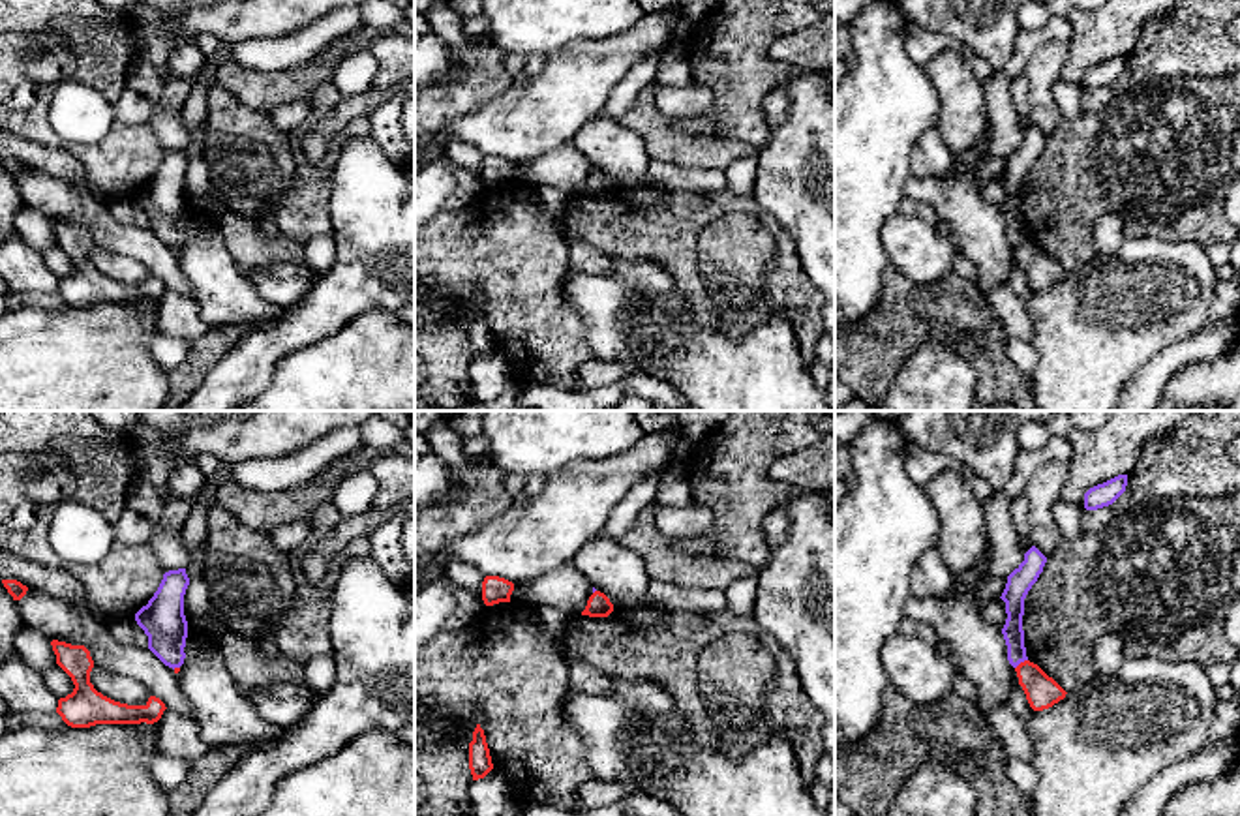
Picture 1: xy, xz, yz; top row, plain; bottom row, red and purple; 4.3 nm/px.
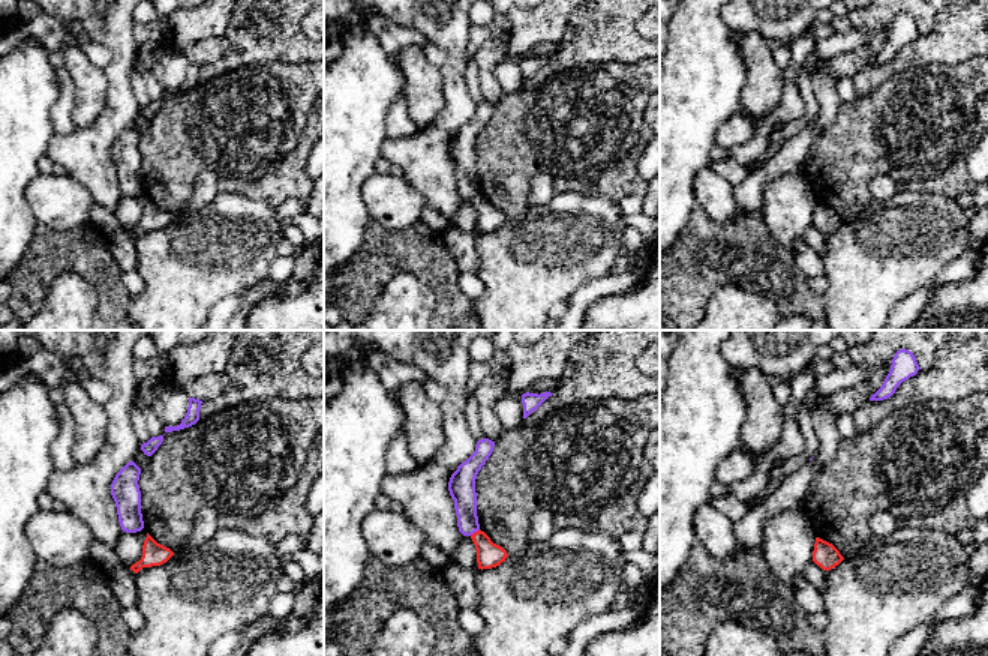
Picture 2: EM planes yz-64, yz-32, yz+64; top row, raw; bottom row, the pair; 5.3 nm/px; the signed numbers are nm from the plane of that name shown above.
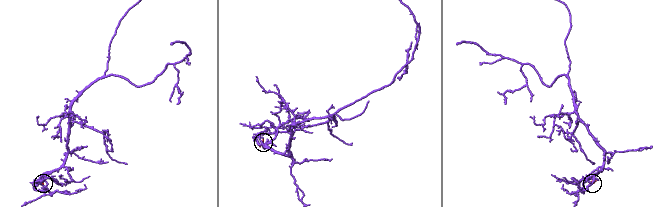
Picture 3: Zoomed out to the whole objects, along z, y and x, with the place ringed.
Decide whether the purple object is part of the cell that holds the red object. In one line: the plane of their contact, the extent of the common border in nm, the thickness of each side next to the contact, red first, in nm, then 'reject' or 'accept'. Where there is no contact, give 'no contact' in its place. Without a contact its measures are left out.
yz | 70 nm | 140/90 nm | reject

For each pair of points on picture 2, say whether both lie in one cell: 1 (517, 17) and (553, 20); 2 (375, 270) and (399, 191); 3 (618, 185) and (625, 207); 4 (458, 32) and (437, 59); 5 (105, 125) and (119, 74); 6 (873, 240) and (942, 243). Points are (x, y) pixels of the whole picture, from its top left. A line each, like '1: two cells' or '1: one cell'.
1: one cell
2: two cells
3: two cells
4: two cells
5: one cell
6: one cell

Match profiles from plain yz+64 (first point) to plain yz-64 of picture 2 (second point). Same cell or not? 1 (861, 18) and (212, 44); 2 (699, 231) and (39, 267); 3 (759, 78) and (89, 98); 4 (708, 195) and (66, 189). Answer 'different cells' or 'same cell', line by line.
1: different cells
2: same cell
3: same cell
4: same cell

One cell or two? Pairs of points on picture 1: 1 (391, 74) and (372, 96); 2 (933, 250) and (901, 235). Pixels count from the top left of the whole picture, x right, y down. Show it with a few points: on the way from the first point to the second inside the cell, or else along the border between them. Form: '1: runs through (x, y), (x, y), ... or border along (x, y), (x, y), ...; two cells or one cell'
1: border along (374, 85), (394, 90); two cells
2: runs through (925, 250), (918, 250), (908, 241); one cell

